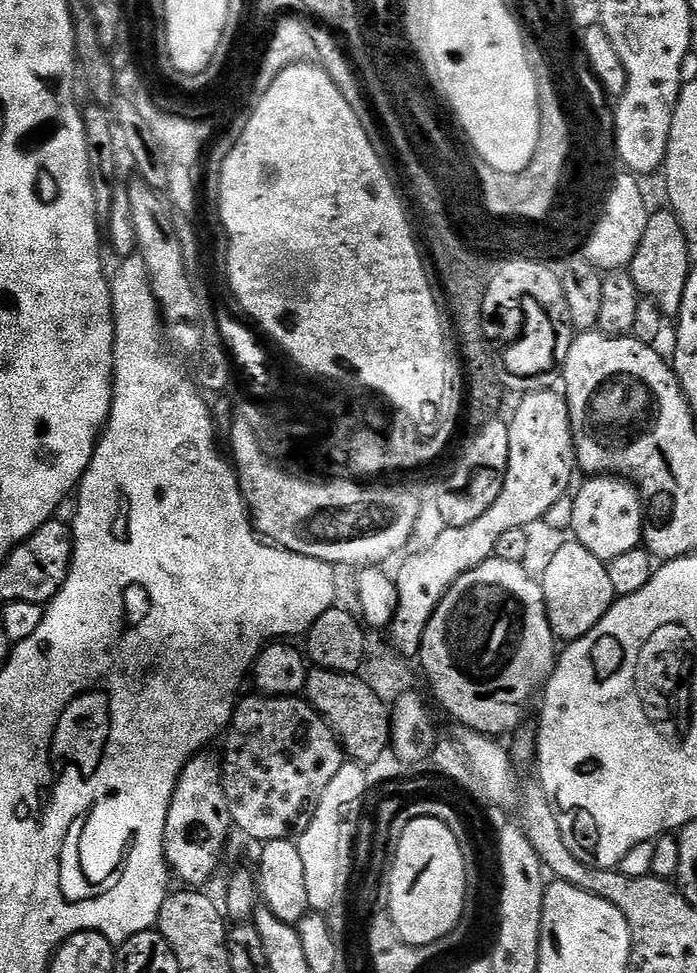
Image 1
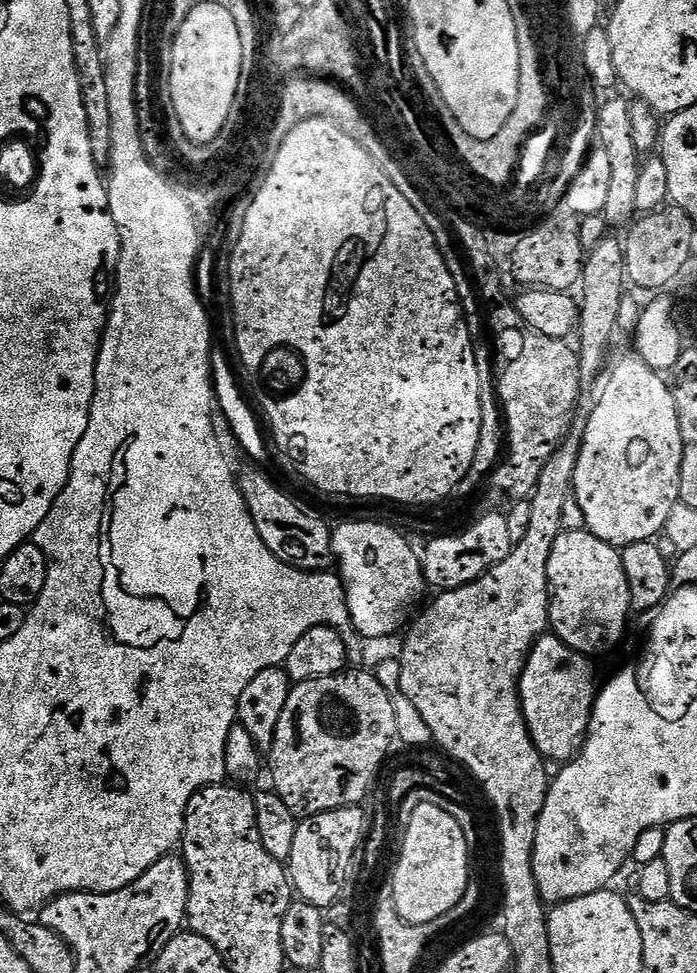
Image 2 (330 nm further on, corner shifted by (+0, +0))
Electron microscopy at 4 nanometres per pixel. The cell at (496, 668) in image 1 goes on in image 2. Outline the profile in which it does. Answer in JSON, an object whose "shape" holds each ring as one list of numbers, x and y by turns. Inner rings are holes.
{"shape":[[545,634,539,637,533,644,528,659,524,662,524,669,520,672,520,709,524,711,524,721,536,749,549,761,567,762,584,745,584,738,588,735,592,717,592,707,598,691,598,680,596,684,595,678,592,677,591,662,593,661,587,655,576,652,555,634]]}

